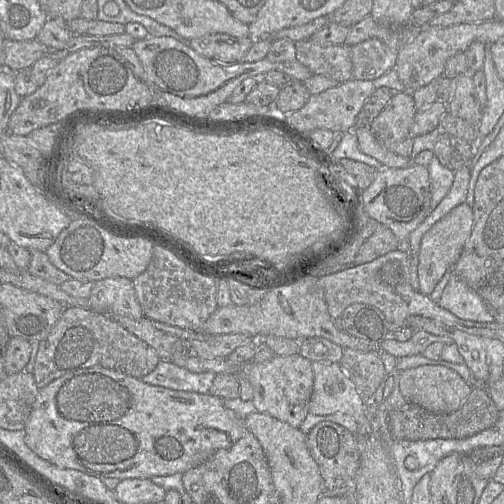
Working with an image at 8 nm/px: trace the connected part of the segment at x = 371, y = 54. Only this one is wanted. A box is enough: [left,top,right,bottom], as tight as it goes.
[351,38,397,81]

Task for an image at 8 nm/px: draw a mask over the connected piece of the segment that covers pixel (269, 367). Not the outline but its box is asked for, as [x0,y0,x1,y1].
[171,354,314,428]

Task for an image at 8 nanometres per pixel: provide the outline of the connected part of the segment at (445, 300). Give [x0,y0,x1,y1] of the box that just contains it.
[439,271,495,322]

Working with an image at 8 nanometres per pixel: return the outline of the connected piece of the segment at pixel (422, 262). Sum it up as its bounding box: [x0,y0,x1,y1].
[418,203,474,296]

